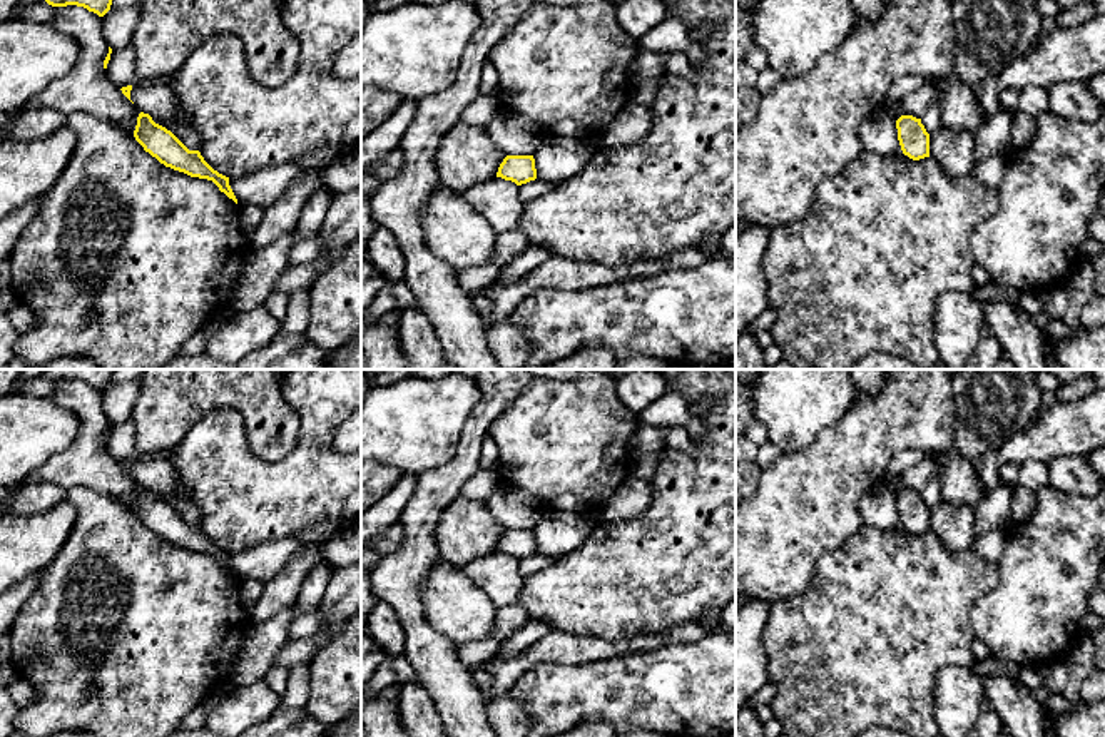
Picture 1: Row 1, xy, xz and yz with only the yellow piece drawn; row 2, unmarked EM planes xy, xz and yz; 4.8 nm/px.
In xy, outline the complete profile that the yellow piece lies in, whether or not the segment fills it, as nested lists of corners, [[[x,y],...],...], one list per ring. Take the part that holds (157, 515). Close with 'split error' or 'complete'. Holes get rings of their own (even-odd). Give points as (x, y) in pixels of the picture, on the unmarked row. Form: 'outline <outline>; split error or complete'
outline [[[293,369],[283,376],[281,389],[299,416],[299,436],[288,458],[266,465],[249,448],[242,414],[231,408],[216,409],[189,429],[167,461],[189,501],[199,508],[199,523],[189,525],[144,486],[134,505],[135,515],[160,538],[212,555],[236,578],[231,553],[324,523],[341,530],[361,525],[361,450],[343,455],[333,446],[339,424],[361,409],[361,369]]]; split error

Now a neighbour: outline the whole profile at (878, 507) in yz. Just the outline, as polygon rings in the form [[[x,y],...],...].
[[[886,481],[868,490],[861,496],[858,508],[864,526],[873,526],[878,530],[903,528],[898,515],[896,493],[888,486]]]

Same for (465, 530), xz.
[[[458,496],[435,525],[440,557],[453,567],[496,551],[503,528],[491,515],[488,503]]]

